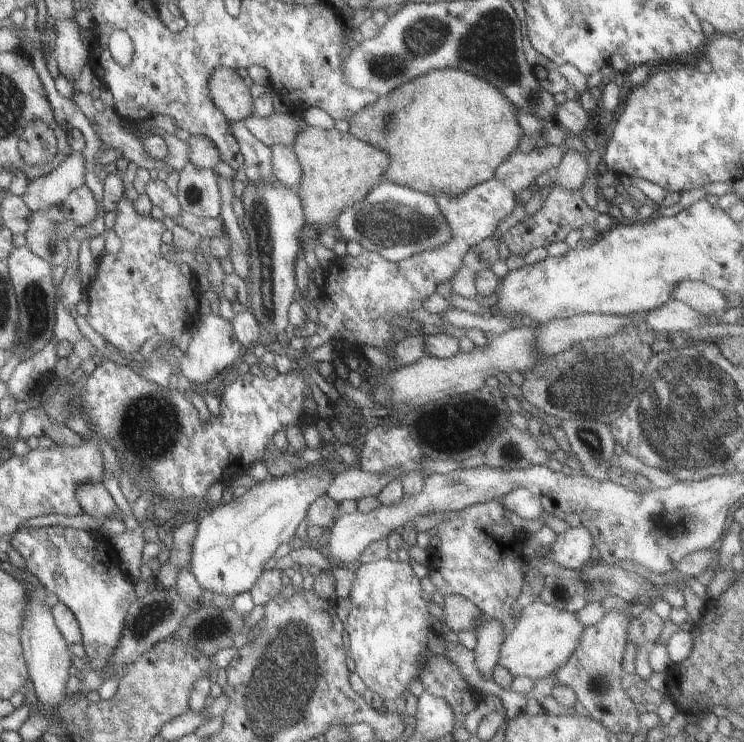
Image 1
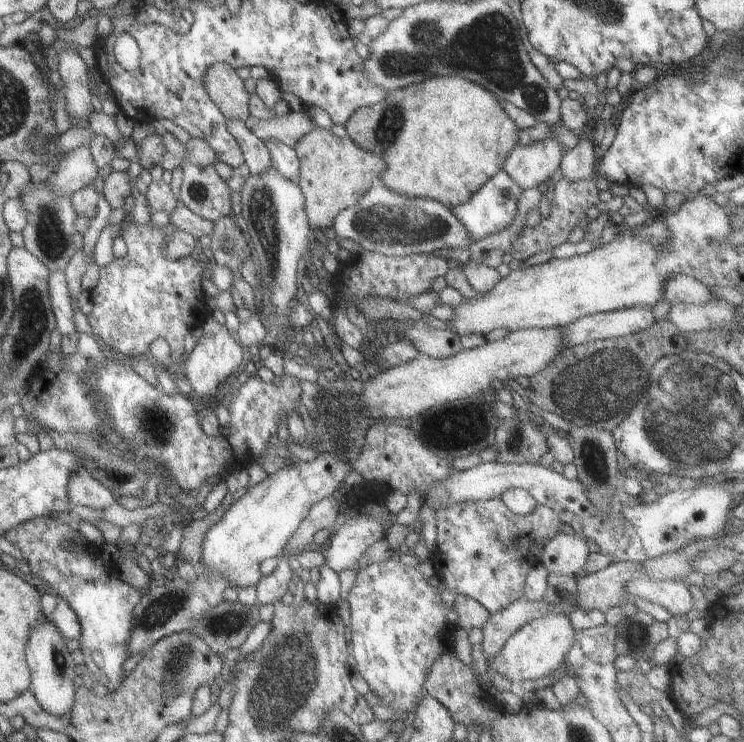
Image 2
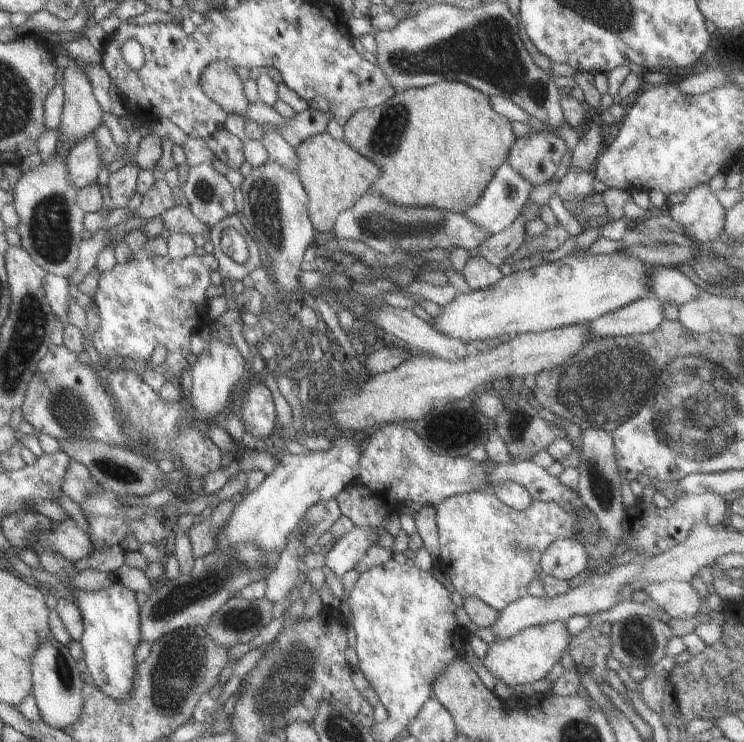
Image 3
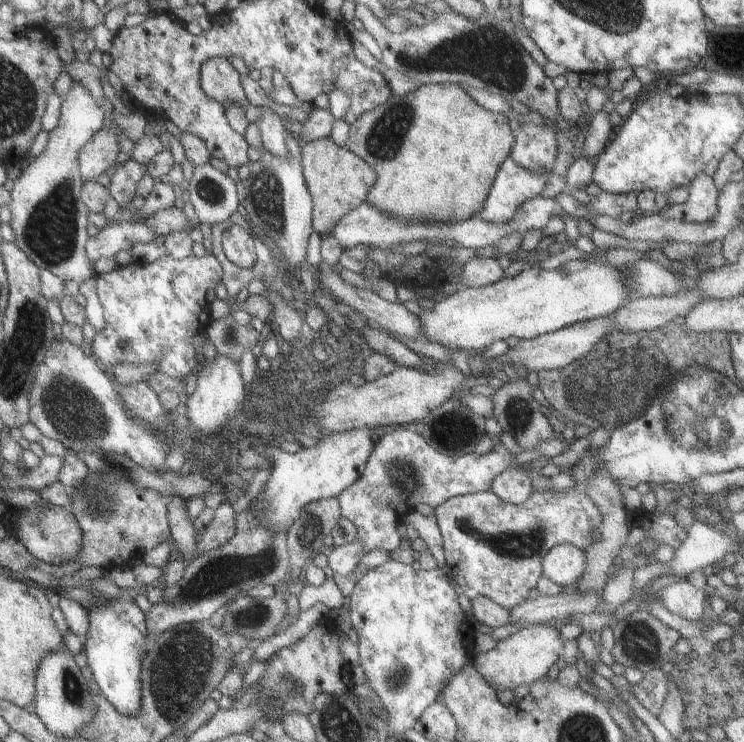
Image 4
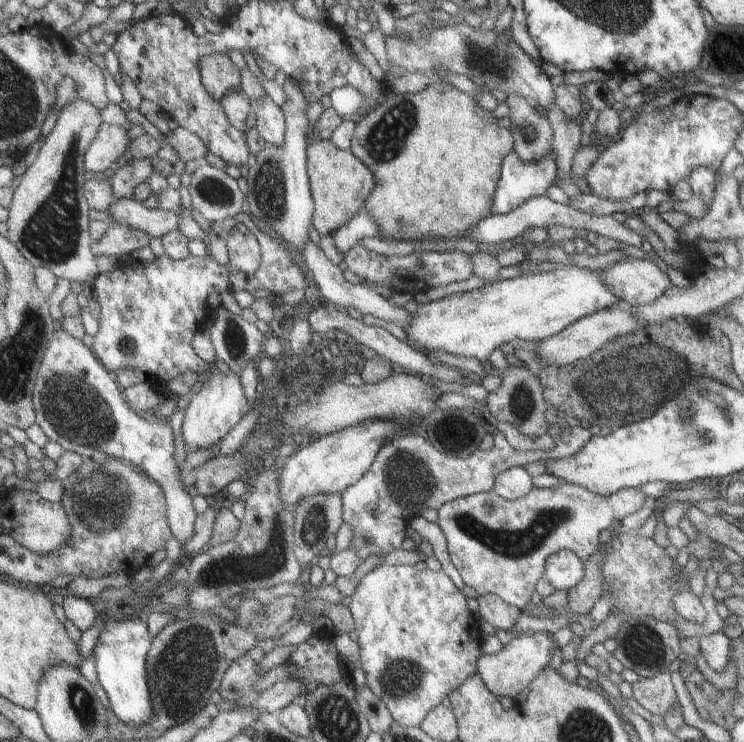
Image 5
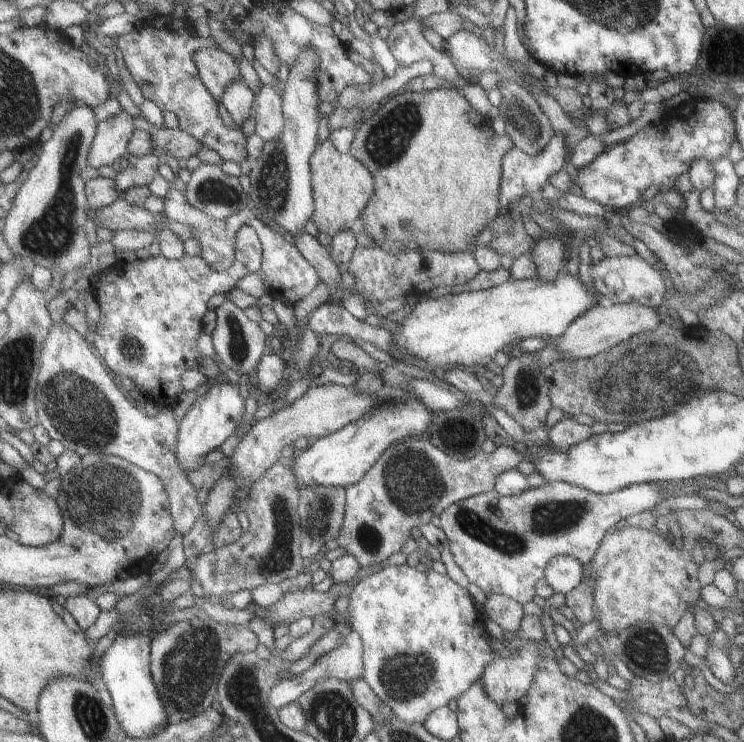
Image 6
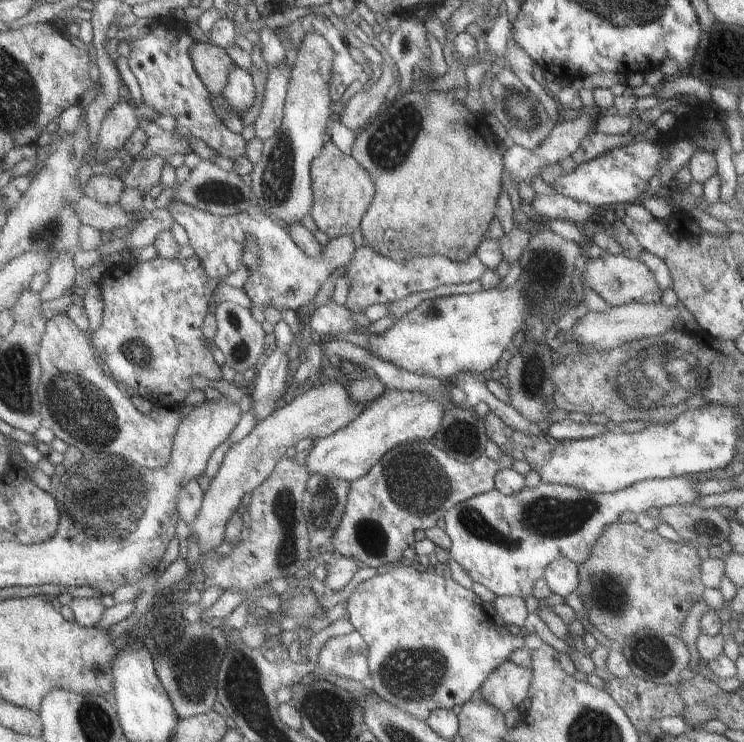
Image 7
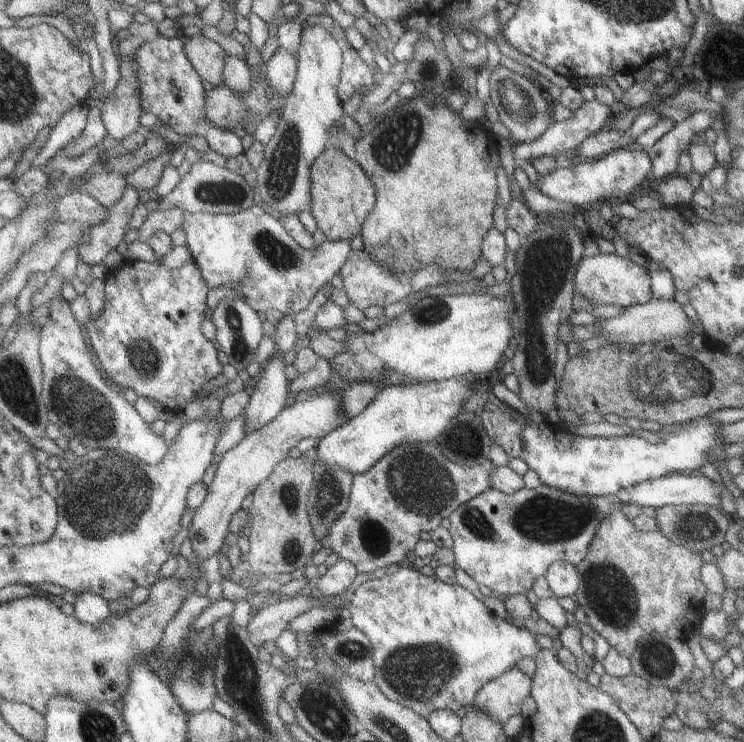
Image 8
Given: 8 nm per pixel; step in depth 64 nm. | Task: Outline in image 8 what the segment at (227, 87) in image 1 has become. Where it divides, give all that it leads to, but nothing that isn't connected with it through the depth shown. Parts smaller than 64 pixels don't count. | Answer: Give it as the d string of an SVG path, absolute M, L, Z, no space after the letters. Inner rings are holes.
M202 33L191 37L184 35L183 45L186 58L200 75L202 82L206 84L206 90L221 85L227 55L225 50Z

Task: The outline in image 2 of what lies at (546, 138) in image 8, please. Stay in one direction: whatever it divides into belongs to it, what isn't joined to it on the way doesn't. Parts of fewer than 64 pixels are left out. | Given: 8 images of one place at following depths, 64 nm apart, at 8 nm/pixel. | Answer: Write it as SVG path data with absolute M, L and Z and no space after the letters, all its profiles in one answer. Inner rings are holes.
M500 169L488 182L485 182L473 195L470 200L454 205L446 205L456 218L466 227L471 239L480 240L488 235L496 234L504 230L517 213L517 206L522 189L510 178L510 175Z

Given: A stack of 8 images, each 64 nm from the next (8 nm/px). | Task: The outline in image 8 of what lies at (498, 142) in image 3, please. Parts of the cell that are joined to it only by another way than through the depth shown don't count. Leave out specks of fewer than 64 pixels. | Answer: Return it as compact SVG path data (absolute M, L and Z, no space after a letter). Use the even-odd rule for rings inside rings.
M420 91L418 94L413 96L411 99L406 99L405 101L401 101L394 109L392 109L390 112L388 112L384 117L379 118L377 121L375 121L367 130L364 132L360 138L356 139L355 142L355 148L356 148L356 158L355 161L362 167L362 170L369 176L369 179L372 181L372 184L375 188L375 203L372 207L372 210L368 213L368 216L366 217L366 220L364 221L364 224L361 228L361 235L363 238L363 249L368 252L368 254L378 263L381 264L383 267L385 267L388 270L397 272L397 273L413 273L414 271L417 271L418 269L421 269L422 267L428 266L429 264L436 265L438 264L440 267L443 267L444 269L449 269L450 271L471 271L473 269L473 266L475 265L475 262L478 259L481 258L481 246L484 240L484 237L486 234L488 234L488 231L494 226L492 222L492 215L494 214L494 209L497 206L497 185L496 182L496 170L498 170L498 167L501 166L500 164L500 155L498 156L498 146L494 144L496 140L492 140L492 136L490 136L490 142L475 142L474 141L474 126L472 126L472 121L467 120L464 122L462 120L462 116L460 112L452 112L450 109L447 108L445 104L436 104L434 105L434 99L435 96L439 95L432 94L432 95L424 95L422 91Z

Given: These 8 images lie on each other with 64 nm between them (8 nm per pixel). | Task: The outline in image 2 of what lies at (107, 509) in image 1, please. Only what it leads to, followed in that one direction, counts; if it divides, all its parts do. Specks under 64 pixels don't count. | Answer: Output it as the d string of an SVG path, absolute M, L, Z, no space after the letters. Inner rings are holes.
M84 467L70 475L67 493L72 506L82 505L102 510L108 508L116 498L100 481L92 478Z

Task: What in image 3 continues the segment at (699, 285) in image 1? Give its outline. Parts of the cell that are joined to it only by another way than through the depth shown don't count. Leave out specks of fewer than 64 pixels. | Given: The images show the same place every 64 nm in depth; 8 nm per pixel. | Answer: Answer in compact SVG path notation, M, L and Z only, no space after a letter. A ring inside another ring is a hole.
M674 266L654 267L649 272L649 287L661 301L676 305L692 300L699 293L699 287Z

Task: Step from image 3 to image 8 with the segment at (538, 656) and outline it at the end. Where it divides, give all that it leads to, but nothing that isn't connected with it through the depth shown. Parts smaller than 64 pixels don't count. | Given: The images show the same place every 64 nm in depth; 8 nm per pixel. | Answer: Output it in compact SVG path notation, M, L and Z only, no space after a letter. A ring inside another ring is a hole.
M512 667L478 690L471 707L504 724L520 713L522 702L530 692L530 676L523 674L518 667Z

